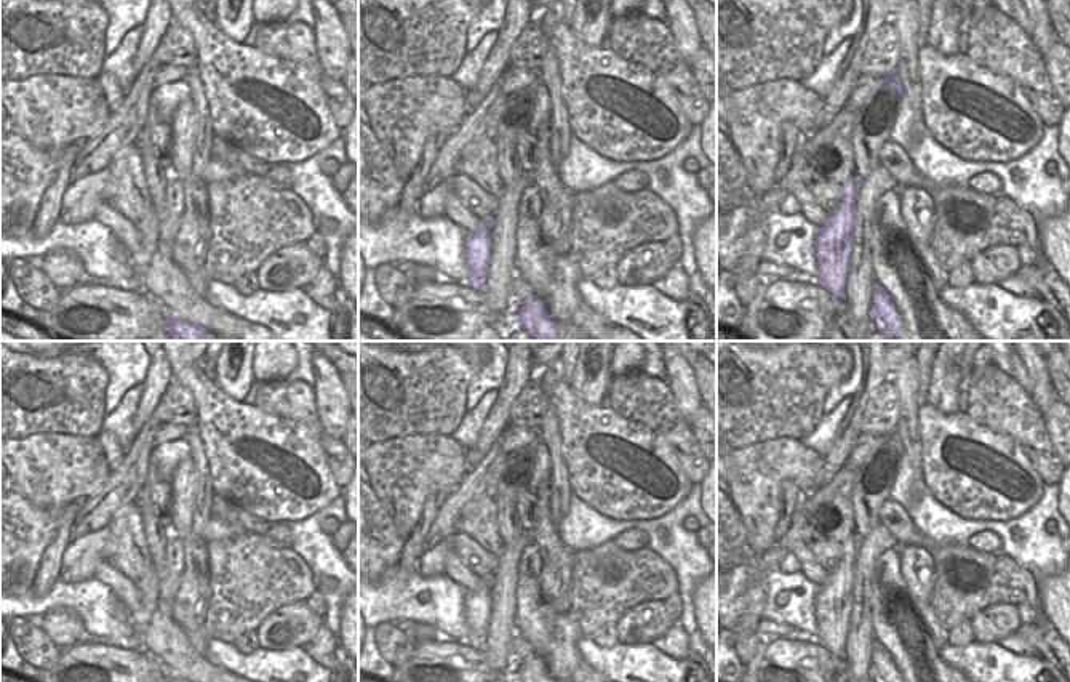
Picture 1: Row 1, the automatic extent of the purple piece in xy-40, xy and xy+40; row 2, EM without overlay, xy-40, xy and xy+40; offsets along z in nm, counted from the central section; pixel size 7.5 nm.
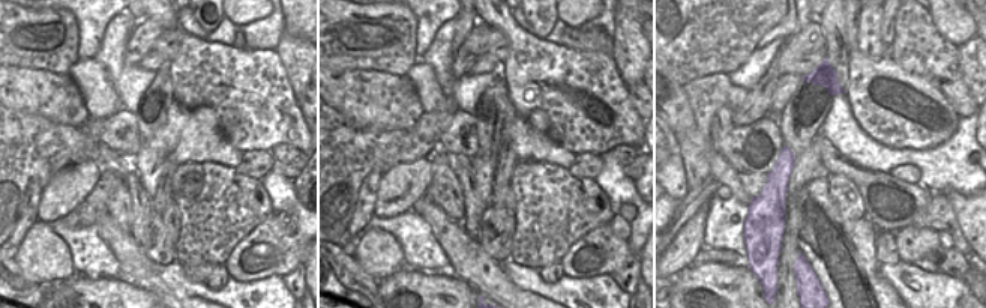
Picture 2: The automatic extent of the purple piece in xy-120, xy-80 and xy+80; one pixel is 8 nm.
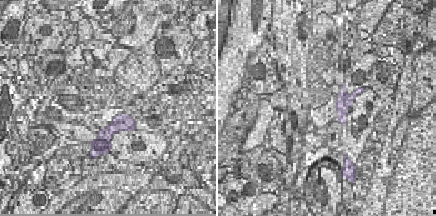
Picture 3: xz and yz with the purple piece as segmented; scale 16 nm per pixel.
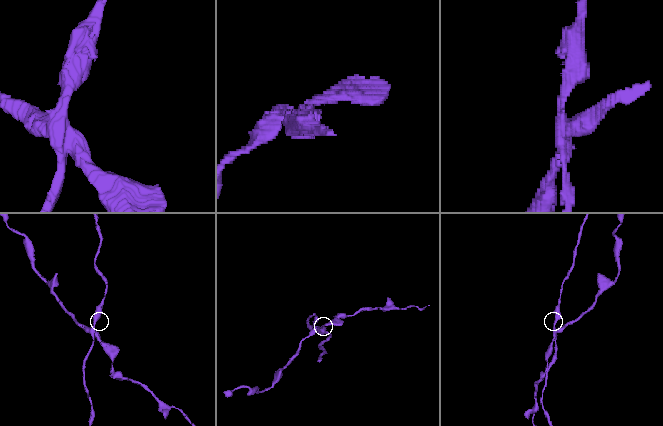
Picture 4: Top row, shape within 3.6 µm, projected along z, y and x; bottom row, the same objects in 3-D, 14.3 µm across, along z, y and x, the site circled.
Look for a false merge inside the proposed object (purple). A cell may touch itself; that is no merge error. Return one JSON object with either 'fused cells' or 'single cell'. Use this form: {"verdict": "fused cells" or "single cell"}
{"verdict": "fused cells"}

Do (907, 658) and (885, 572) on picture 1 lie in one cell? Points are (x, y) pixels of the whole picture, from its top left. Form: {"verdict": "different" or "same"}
{"verdict": "same"}

